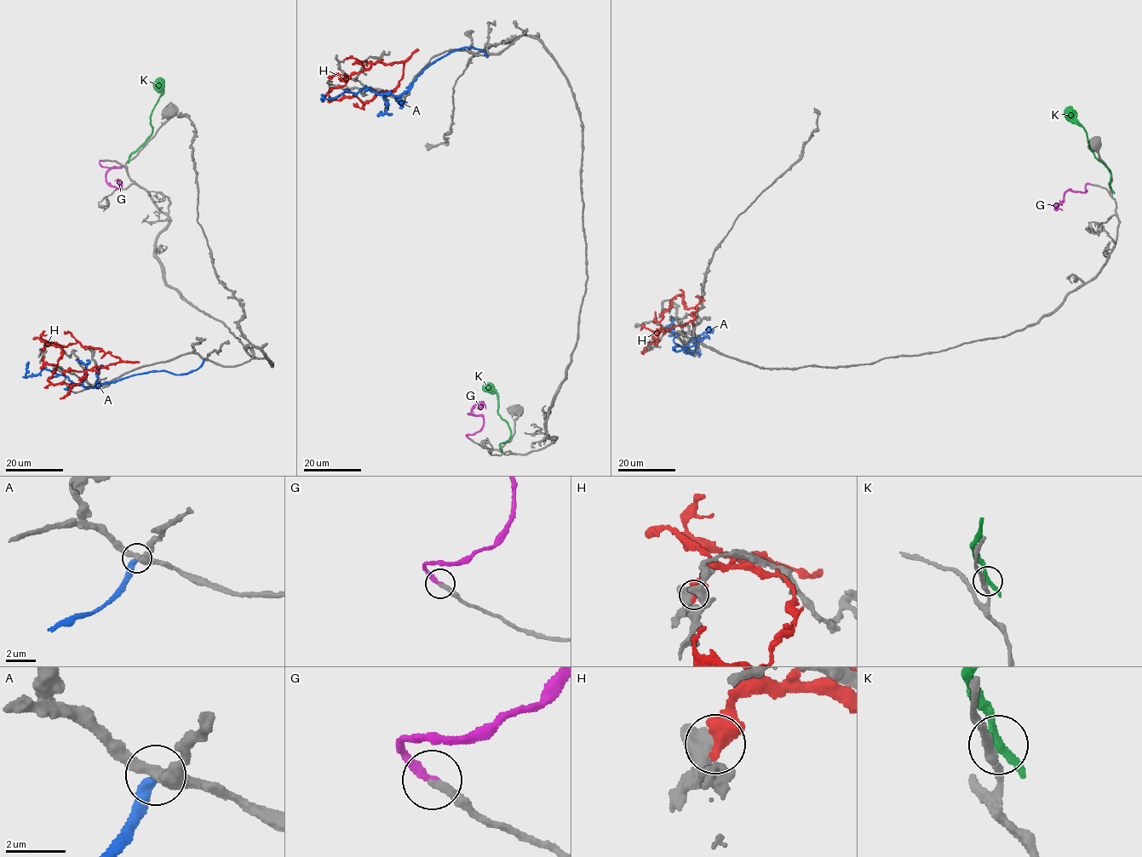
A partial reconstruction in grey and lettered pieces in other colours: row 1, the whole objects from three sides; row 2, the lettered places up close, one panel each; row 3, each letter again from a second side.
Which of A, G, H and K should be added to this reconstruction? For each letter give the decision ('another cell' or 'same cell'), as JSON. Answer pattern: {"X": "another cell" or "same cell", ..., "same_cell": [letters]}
{"A": "another cell", "G": "same cell", "H": "another cell", "K": "another cell", "same_cell": ["G"]}

